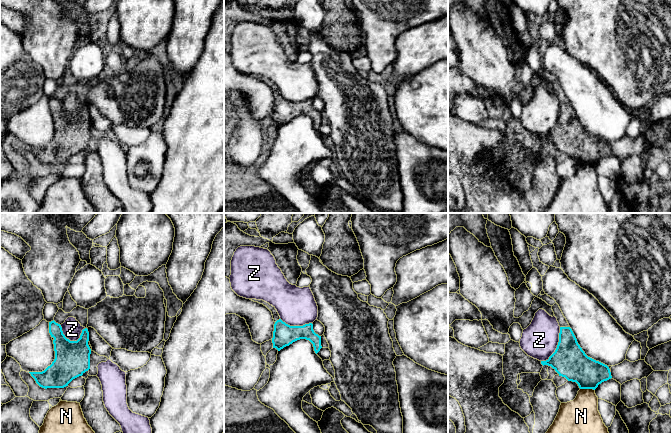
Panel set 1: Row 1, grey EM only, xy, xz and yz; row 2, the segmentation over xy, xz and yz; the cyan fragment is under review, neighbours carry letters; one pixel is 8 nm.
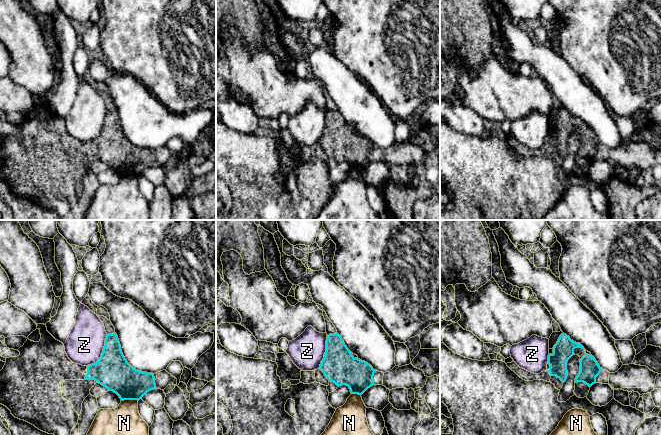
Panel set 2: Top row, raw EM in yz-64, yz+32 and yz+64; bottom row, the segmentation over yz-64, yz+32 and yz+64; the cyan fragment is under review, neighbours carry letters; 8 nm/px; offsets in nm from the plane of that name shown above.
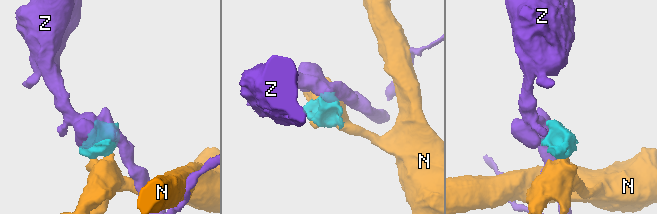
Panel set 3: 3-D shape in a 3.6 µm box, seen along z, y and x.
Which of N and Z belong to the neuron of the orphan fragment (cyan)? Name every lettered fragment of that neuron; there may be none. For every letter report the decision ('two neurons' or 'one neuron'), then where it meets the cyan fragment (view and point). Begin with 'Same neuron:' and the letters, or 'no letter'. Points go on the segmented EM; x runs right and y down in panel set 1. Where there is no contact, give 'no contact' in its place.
Same neuron: no letter
N: two neurons; meets cyan in yz at (587, 388)
Z: two neurons; meets cyan in yz at (557, 346)

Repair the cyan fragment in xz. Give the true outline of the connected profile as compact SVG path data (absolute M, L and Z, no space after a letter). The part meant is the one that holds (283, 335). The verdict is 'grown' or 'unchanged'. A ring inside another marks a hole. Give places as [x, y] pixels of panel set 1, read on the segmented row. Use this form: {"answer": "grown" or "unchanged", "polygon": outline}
{"answer": "unchanged", "polygon": "M281 319L275 322L272 338L273 348L280 351L300 339L309 340L313 344L316 354L322 348L321 336L314 332L312 323L303 326L290 326Z"}

